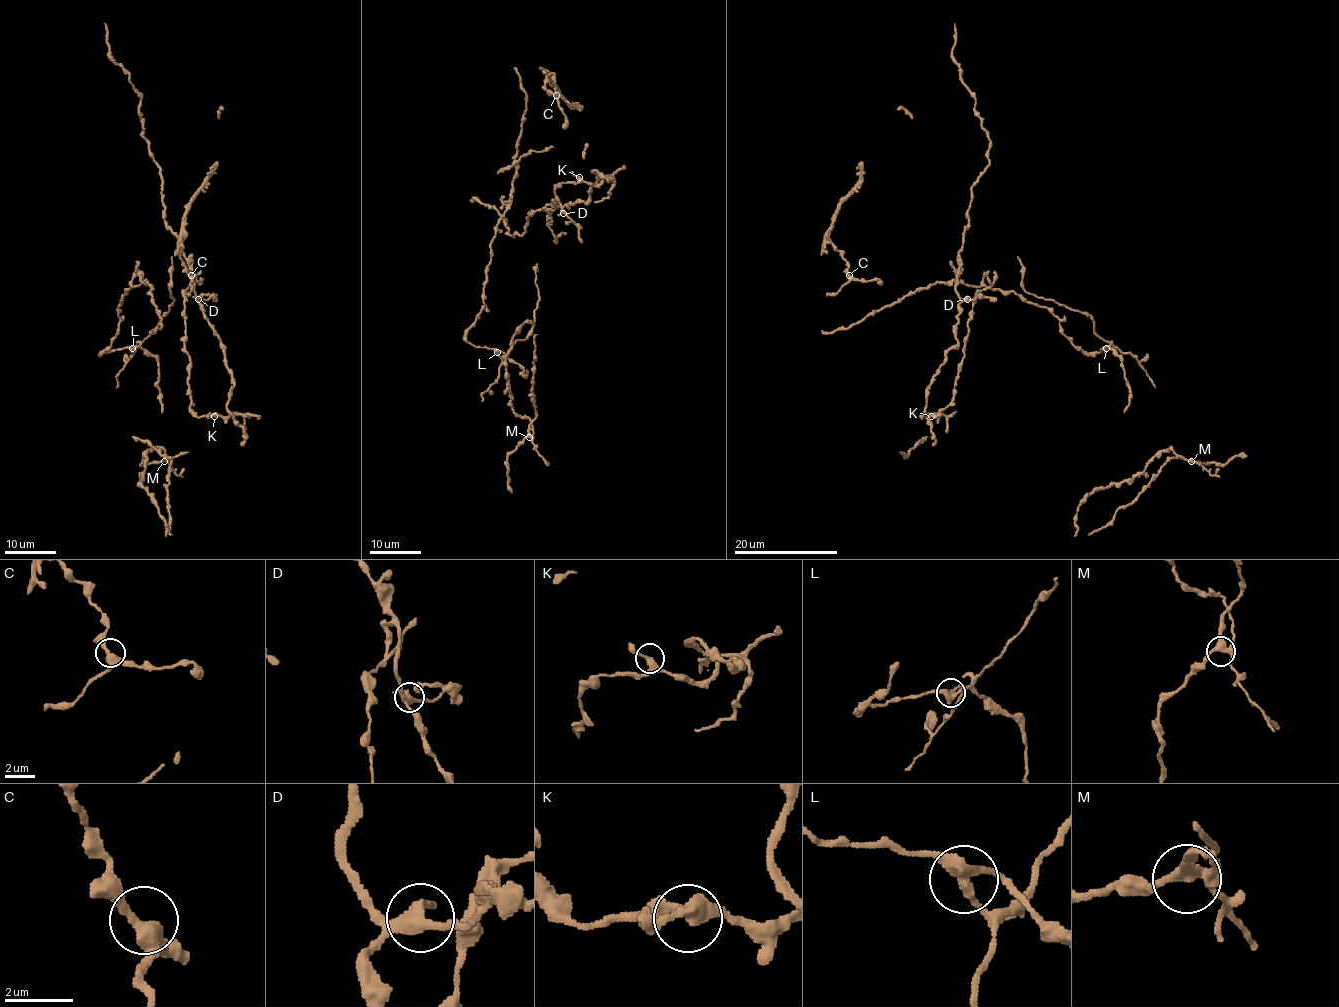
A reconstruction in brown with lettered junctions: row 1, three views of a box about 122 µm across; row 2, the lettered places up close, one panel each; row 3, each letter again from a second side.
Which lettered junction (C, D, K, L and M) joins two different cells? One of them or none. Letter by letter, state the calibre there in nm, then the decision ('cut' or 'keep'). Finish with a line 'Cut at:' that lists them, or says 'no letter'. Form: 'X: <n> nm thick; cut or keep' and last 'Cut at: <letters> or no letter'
C: 360 nm thick; keep
D: 340 nm thick; keep
K: 280 nm thick; keep
L: 320 nm thick; cut
M: 320 nm thick; keep
Cut at: L

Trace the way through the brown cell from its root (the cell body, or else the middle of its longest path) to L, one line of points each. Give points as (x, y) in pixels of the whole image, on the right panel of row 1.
L: (1066, 336), (1087, 353), (1098, 353), (1106, 348)

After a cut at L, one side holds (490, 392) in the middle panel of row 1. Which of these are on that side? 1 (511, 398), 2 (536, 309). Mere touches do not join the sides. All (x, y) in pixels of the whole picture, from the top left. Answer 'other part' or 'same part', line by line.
1: other part
2: same part

